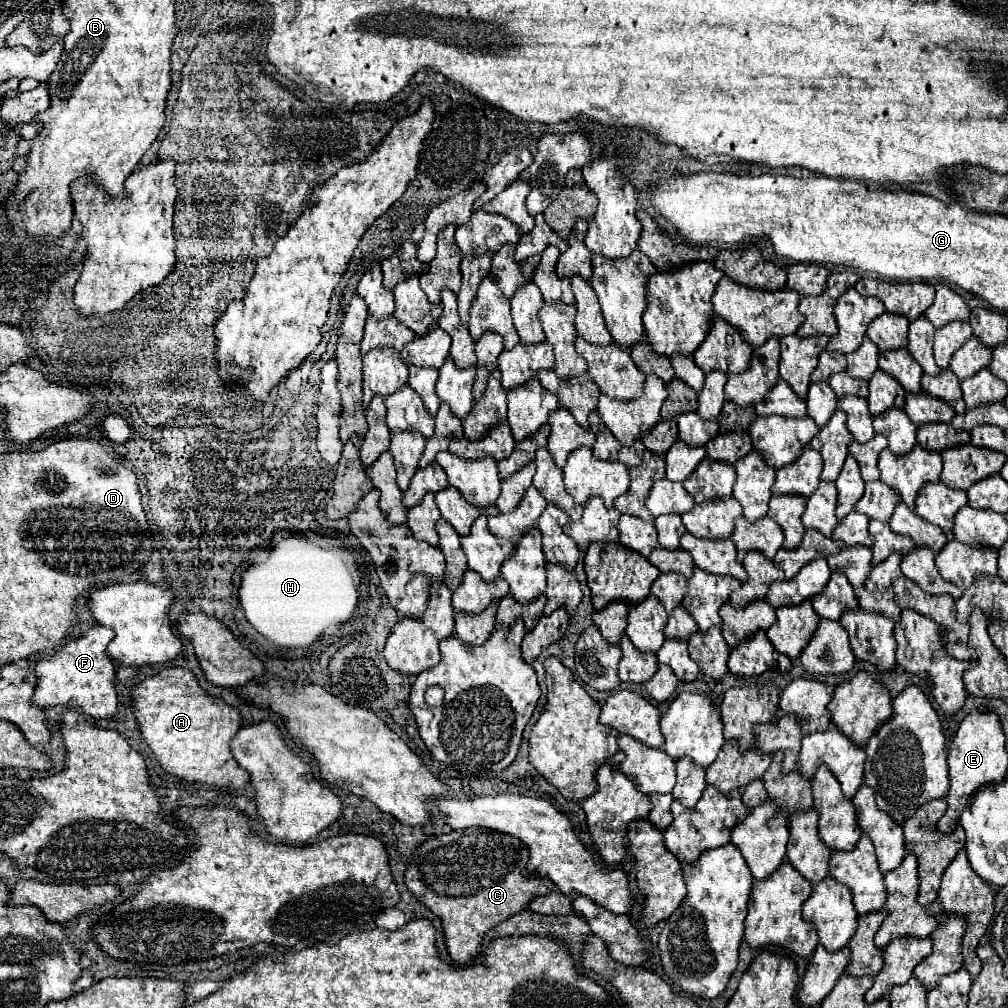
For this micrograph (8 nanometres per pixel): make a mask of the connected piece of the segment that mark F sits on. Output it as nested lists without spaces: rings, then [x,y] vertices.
[[[93,626],[73,642],[37,660],[33,672],[37,676],[33,704],[39,708],[53,706],[77,706],[93,718],[109,718],[117,712],[117,692],[115,692],[115,666],[107,656],[107,644],[113,638],[113,630],[105,626]]]

